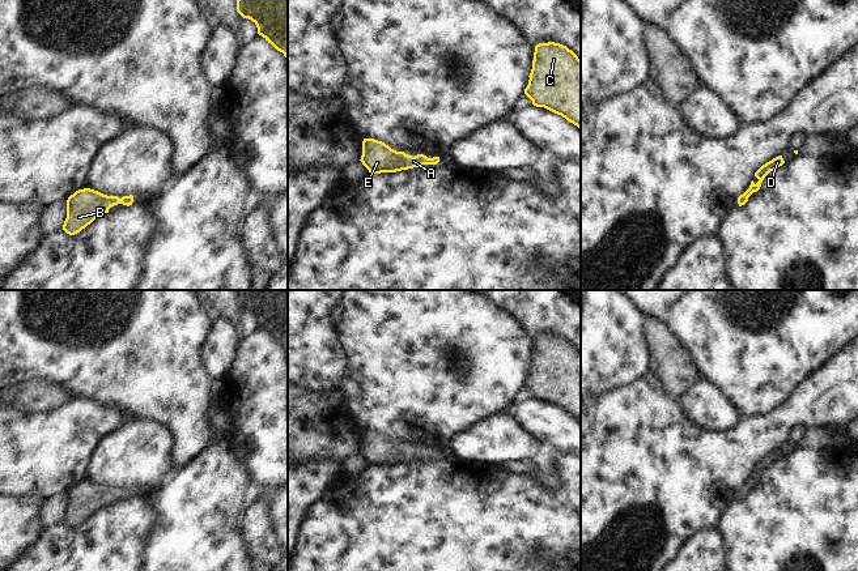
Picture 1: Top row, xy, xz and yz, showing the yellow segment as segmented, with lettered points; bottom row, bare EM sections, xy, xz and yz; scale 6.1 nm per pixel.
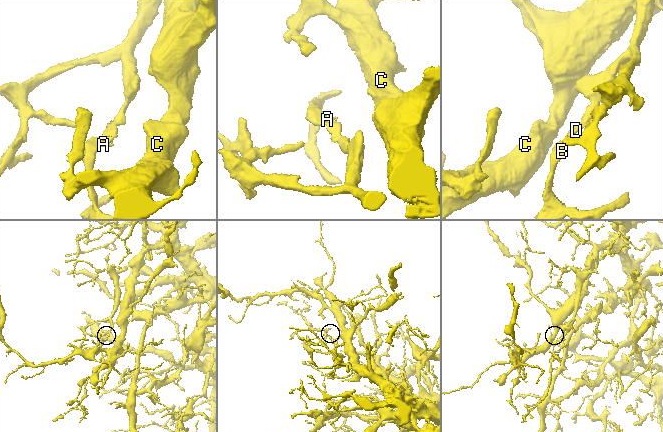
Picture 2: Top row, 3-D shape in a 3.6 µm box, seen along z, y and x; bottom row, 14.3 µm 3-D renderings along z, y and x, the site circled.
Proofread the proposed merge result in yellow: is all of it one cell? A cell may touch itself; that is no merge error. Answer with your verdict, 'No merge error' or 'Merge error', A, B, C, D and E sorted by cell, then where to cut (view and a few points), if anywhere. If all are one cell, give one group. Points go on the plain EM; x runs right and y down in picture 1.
No merge error. Groups: A B C D E. No split.

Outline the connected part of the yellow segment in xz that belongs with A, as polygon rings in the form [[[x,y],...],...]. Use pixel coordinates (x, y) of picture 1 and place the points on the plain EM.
[[[364,431],[362,448],[360,453],[369,465],[381,466],[408,463],[421,457],[437,457],[439,455],[439,449],[428,451],[424,447],[412,449],[404,444],[391,442],[382,434]]]

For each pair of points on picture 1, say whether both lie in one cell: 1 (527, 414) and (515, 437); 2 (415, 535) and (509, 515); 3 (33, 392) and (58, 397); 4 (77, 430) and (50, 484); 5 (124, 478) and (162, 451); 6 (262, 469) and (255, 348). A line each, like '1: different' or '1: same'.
1: different
2: same
3: same
4: same
5: same
6: same

